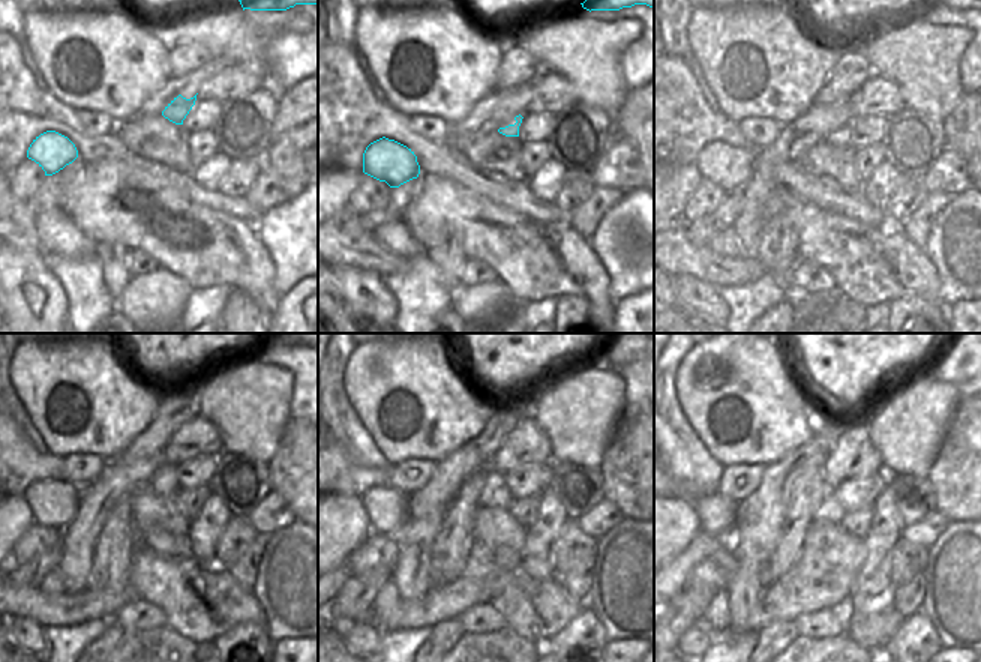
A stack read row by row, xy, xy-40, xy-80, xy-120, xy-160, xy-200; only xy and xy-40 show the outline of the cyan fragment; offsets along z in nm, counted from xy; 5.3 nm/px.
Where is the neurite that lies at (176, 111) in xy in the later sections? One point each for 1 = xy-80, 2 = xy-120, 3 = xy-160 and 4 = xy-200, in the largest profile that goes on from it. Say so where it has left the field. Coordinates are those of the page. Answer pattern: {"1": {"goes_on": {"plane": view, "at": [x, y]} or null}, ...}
{"1": {"goes_on": {"plane": "xy-80", "at": [842, 135]}}, "2": {"goes_on": {"plane": "xy-120", "at": [164, 481]}}, "3": {"goes_on": {"plane": "xy-160", "at": [497, 493]}}, "4": {"goes_on": {"plane": "xy-200", "at": [830, 509]}}}

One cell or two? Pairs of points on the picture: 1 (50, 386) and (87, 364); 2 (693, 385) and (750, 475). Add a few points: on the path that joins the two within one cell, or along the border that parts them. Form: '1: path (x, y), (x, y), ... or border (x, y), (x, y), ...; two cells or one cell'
1: path (59, 380), (72, 379), (78, 373); one cell
2: border (765, 466), (731, 464), (726, 467); two cells

